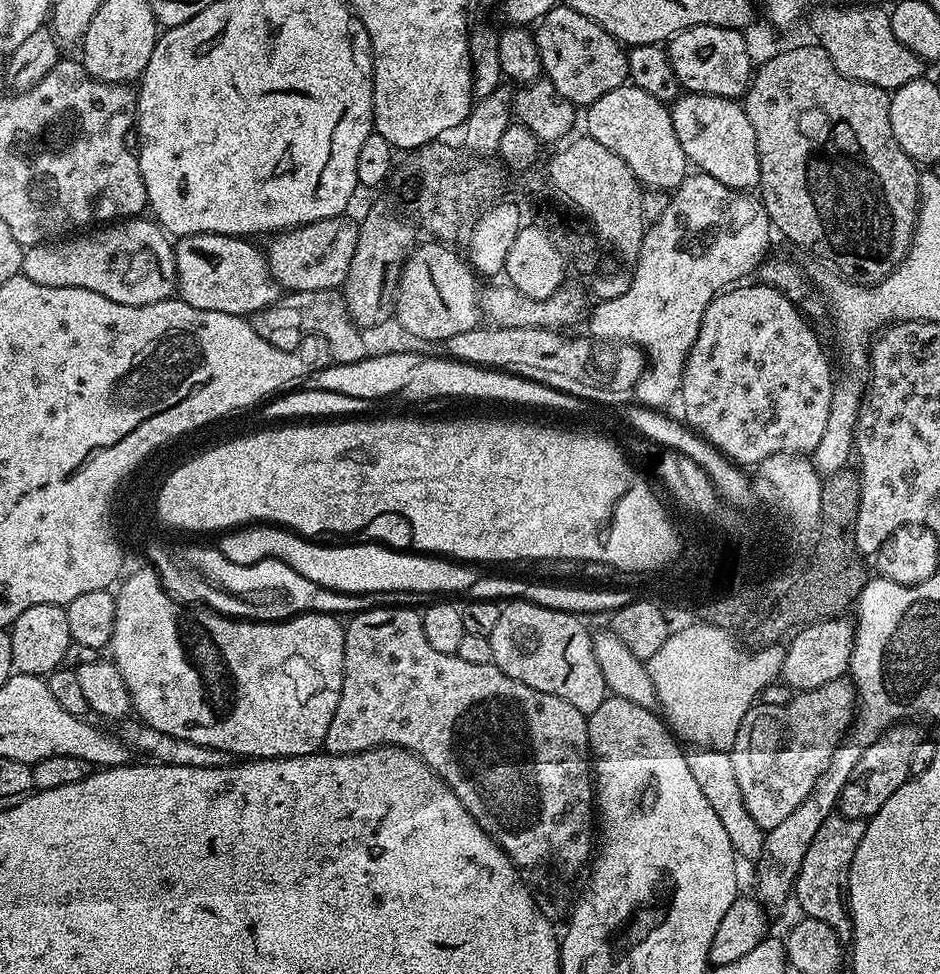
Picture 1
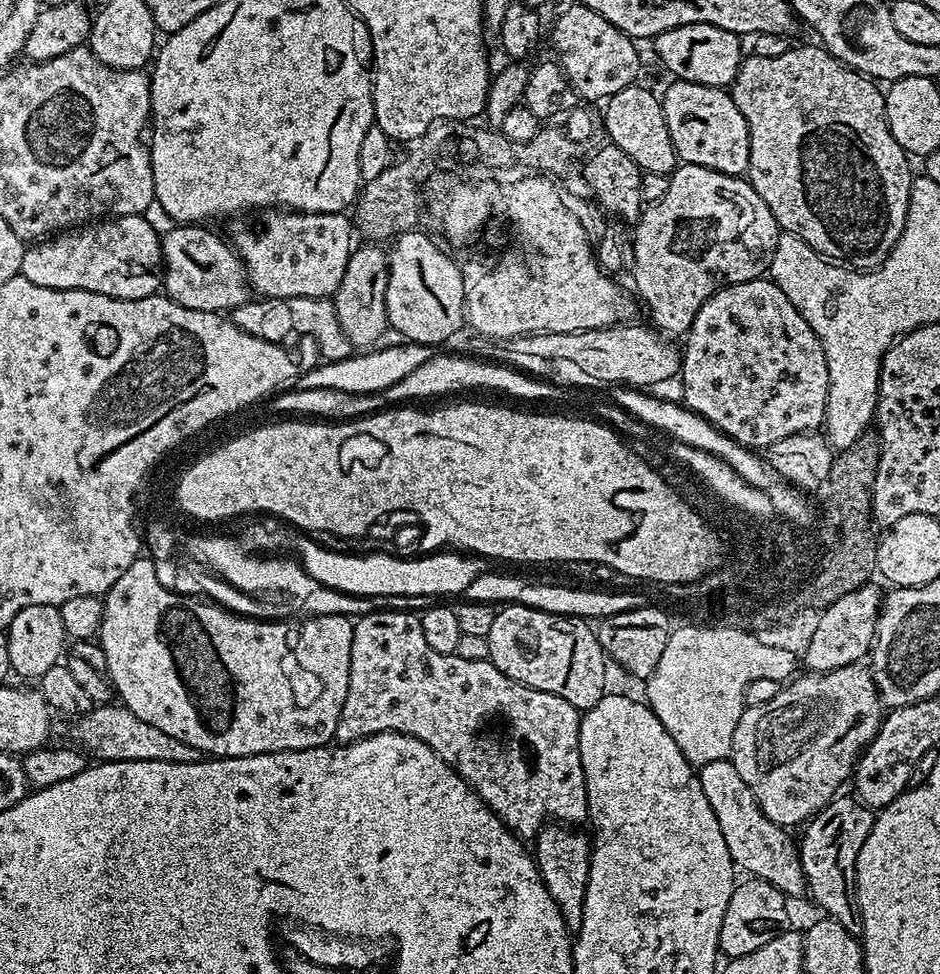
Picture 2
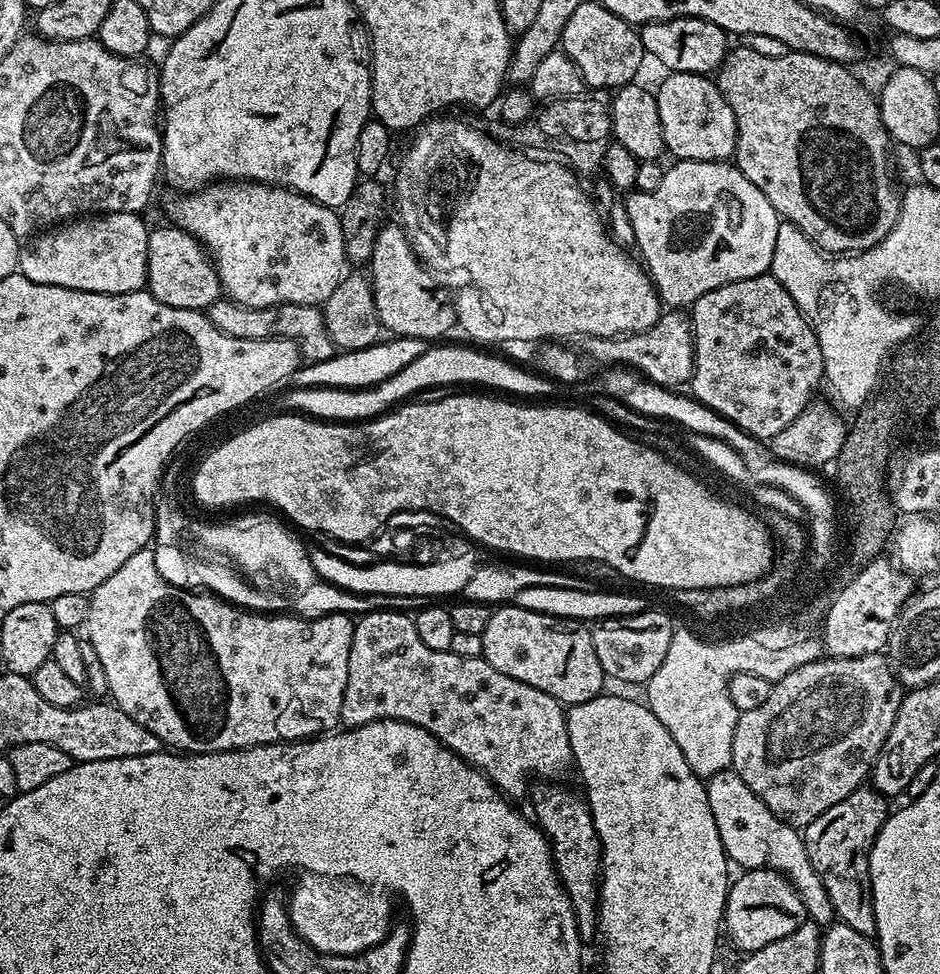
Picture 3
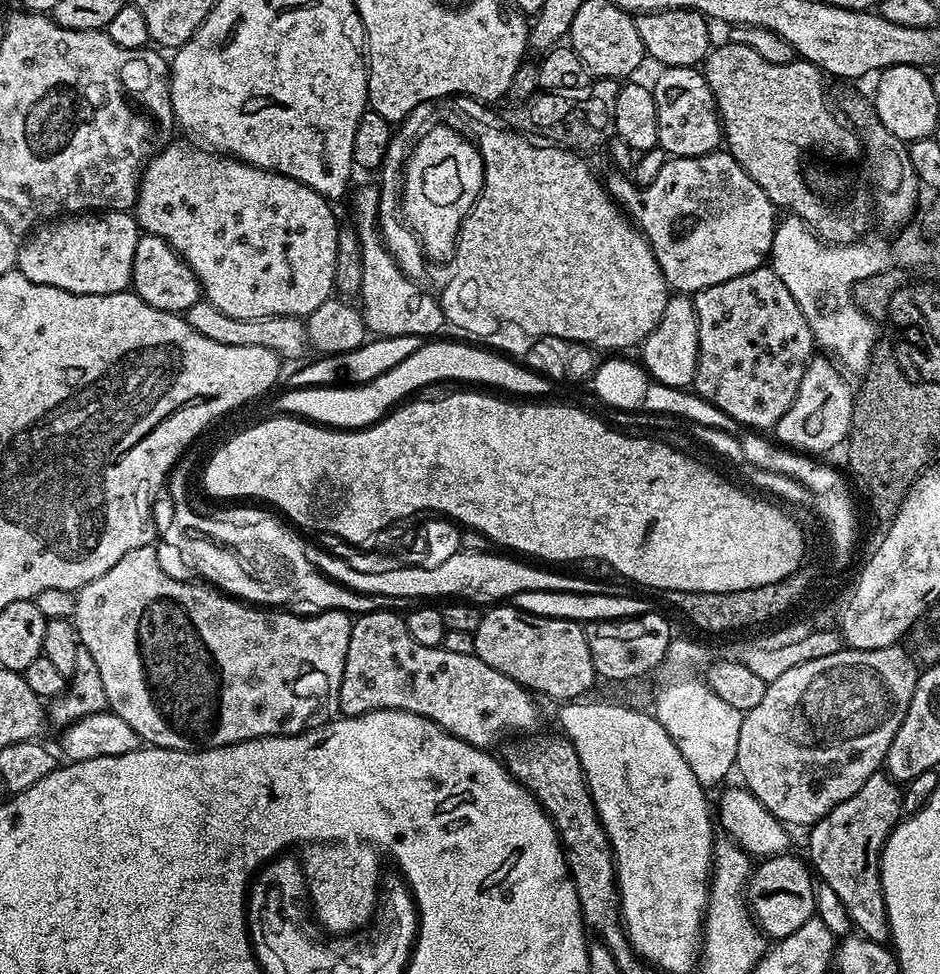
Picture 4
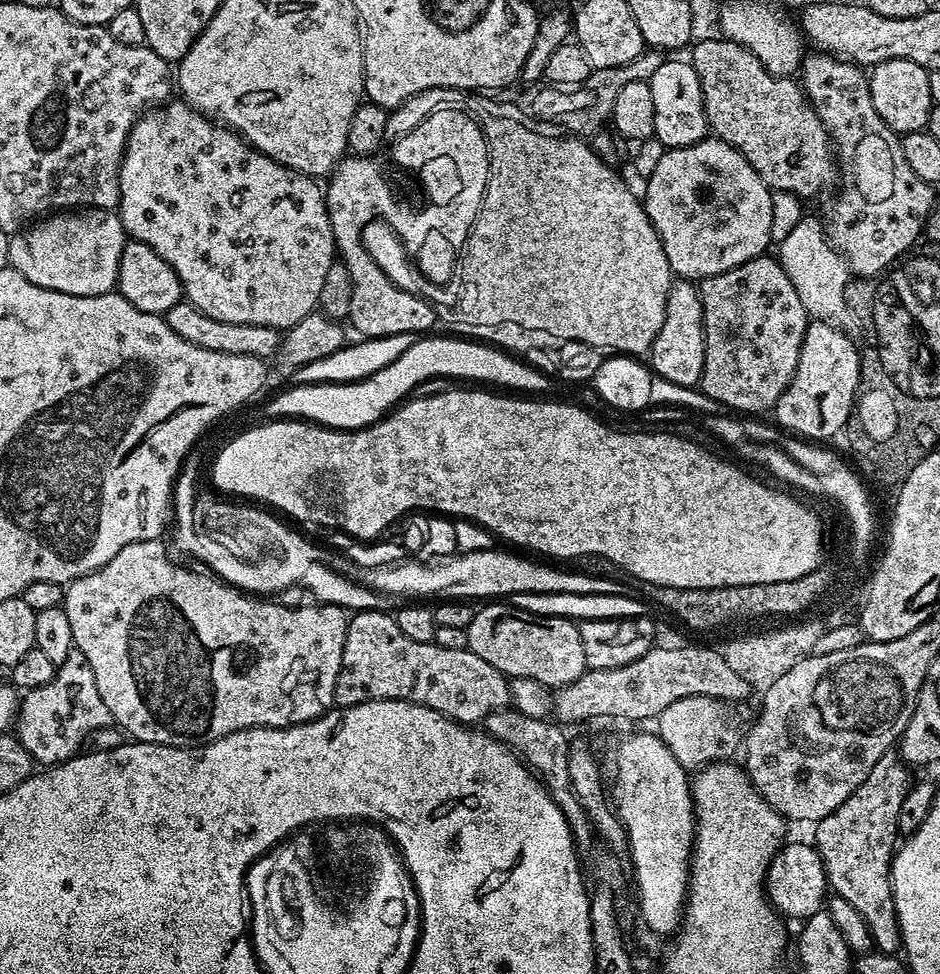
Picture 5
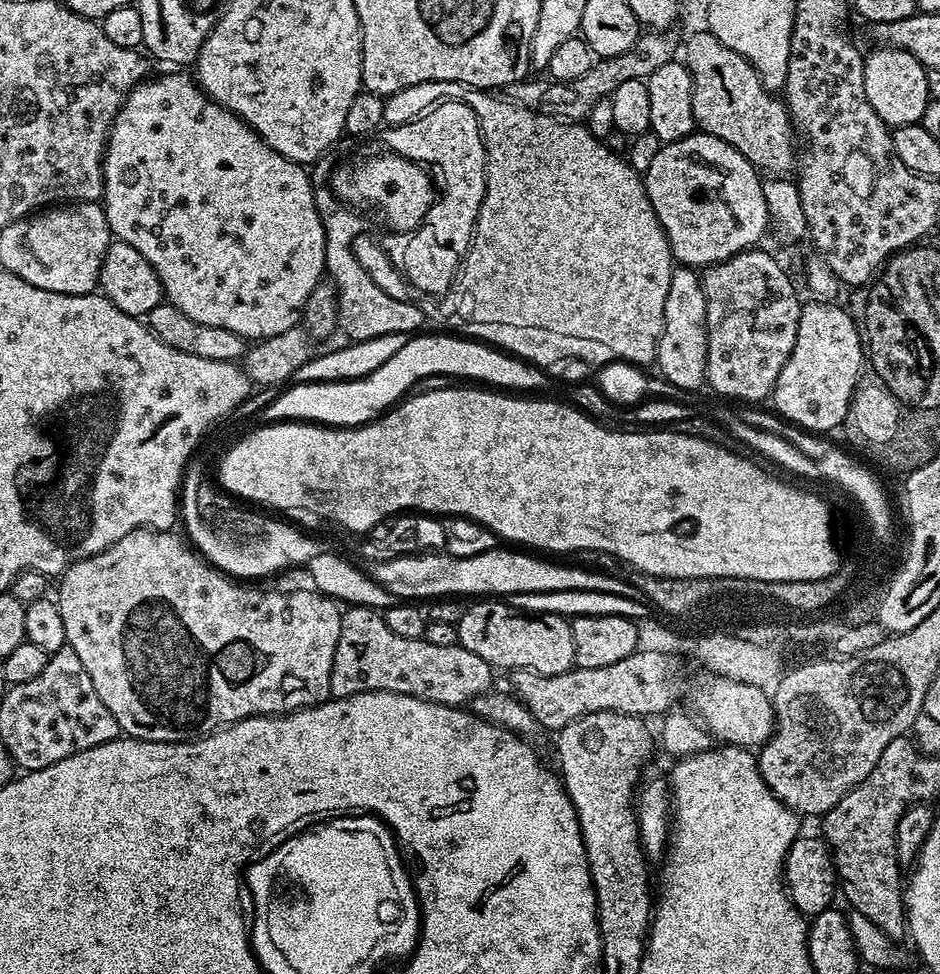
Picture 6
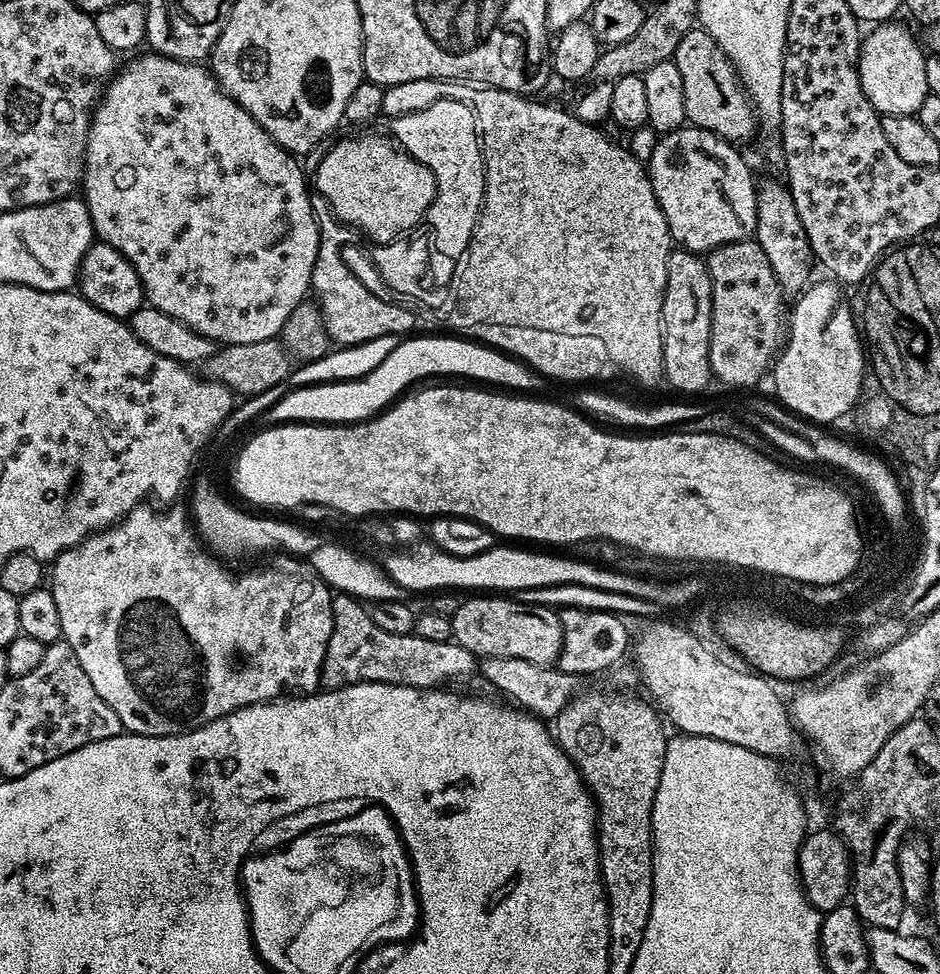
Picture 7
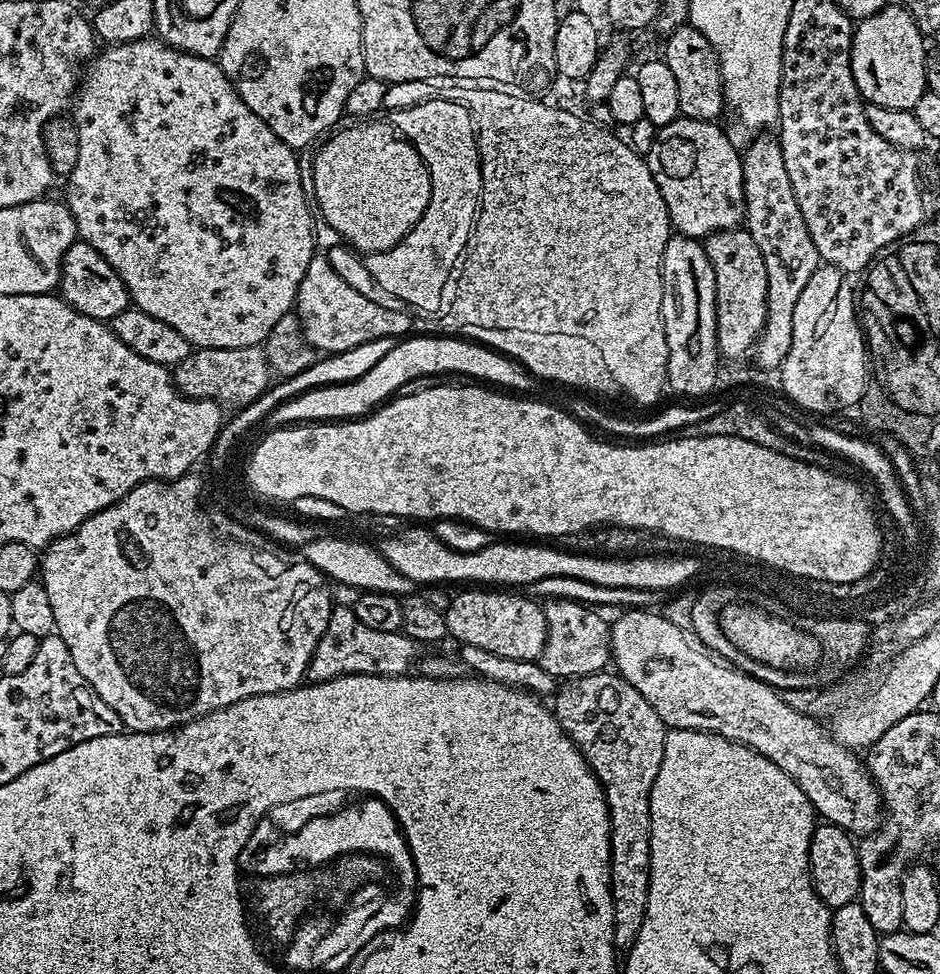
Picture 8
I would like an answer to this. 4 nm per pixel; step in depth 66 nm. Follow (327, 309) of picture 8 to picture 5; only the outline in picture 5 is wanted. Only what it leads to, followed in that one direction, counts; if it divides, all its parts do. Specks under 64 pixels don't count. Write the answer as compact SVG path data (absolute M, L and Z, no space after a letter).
M348 158L336 165L334 171L327 177L326 184L332 188L332 208L336 208L336 250L339 263L350 270L350 282L352 283L352 293L350 294L350 310L347 319L352 320L352 324L361 332L364 338L390 336L396 334L406 334L414 332L417 334L428 334L433 331L432 323L436 320L437 309L432 304L414 293L407 293L406 290L399 289L382 272L378 263L374 262L370 254L363 246L360 224L368 220L368 204L372 204L372 196L384 196L384 185L388 183L385 174L380 173L380 168L371 159L364 158L357 162L355 159Z

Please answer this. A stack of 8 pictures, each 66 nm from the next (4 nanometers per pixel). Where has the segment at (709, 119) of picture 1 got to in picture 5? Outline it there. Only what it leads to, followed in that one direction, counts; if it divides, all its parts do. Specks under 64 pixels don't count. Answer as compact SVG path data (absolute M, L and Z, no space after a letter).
M665 58L662 66L658 66L647 81L650 95L654 97L654 138L662 142L665 150L694 146L710 132L702 98L702 82L698 82L694 66L687 59L672 59L676 58Z

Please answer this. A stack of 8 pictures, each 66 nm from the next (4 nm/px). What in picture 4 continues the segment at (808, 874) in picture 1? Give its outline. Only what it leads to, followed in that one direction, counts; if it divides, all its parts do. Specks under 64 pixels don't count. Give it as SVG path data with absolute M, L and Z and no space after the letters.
M887 771L876 772L862 782L858 794L846 798L846 802L834 806L830 814L811 825L808 836L807 859L815 875L842 898L855 931L883 945L889 943L890 926L880 881L880 852L902 819L901 795L901 785Z

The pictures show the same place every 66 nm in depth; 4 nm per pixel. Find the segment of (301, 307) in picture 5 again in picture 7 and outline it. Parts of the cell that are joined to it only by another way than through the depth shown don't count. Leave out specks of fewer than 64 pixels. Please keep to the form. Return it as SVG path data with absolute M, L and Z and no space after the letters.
M155 54L147 55L137 55L135 58L132 58L137 58L137 60L130 61L125 68L123 65L117 71L116 75L109 80L108 86L104 90L104 95L100 97L92 114L92 125L88 131L88 145L84 151L84 178L82 181L82 199L90 210L92 231L103 243L114 246L114 250L118 250L132 263L144 287L145 301L151 307L162 310L162 314L170 314L170 318L178 318L178 322L190 326L190 330L194 330L206 338L216 341L217 345L220 346L275 340L279 337L280 331L286 326L286 318L290 318L290 314L294 314L294 306L301 304L309 295L312 286L312 275L314 274L314 262L318 258L319 222L316 220L315 212L311 208L309 181L308 184L304 181L304 172L300 169L299 162L296 161L299 159L293 153L286 151L281 144L274 142L274 138L270 138L270 134L266 134L266 130L261 124L254 122L254 118L246 110L242 110L242 106L238 106L238 102L234 102L234 98L230 98L225 94L220 83L218 83L215 76L212 75L211 71L203 63L191 60L175 60L174 58L166 58L165 56Z

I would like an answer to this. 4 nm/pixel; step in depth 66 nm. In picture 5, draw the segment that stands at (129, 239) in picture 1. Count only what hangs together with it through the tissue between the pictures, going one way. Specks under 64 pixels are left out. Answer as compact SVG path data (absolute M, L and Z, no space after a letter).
M85 207L60 210L11 233L8 263L34 286L75 296L101 296L117 287L125 243L126 233L115 211Z

